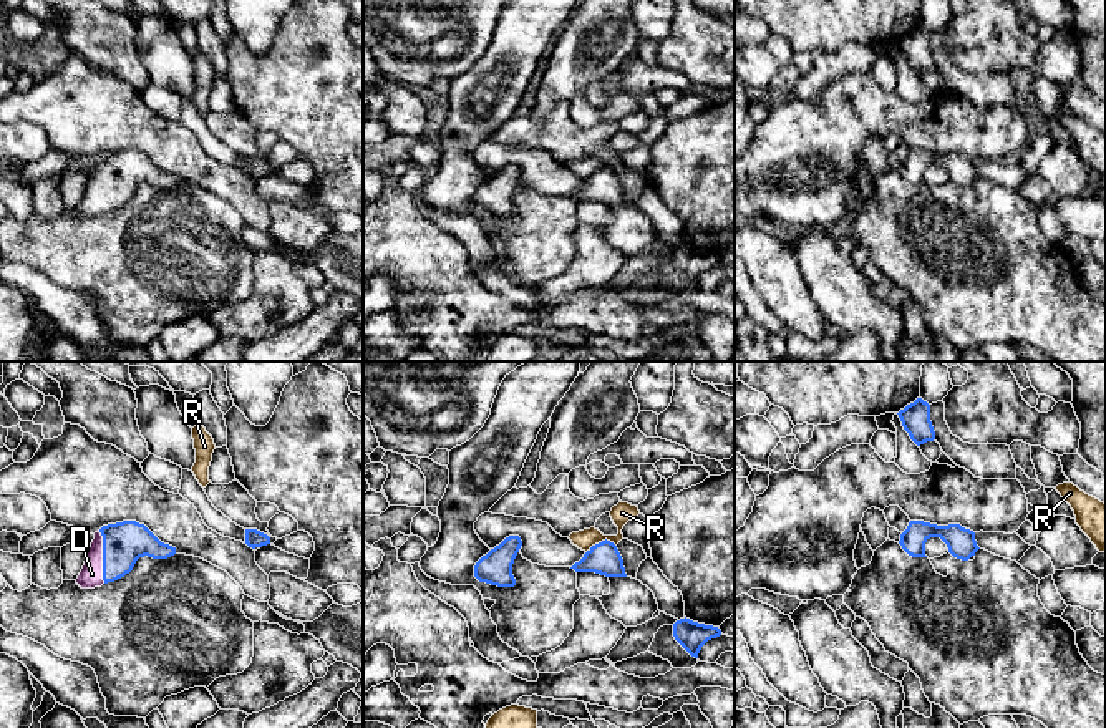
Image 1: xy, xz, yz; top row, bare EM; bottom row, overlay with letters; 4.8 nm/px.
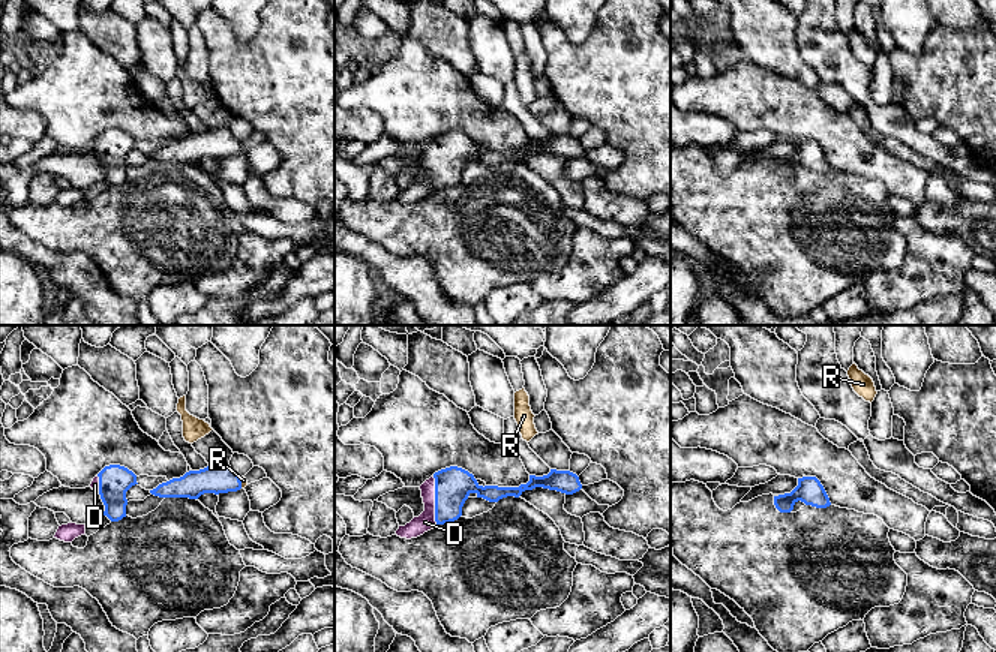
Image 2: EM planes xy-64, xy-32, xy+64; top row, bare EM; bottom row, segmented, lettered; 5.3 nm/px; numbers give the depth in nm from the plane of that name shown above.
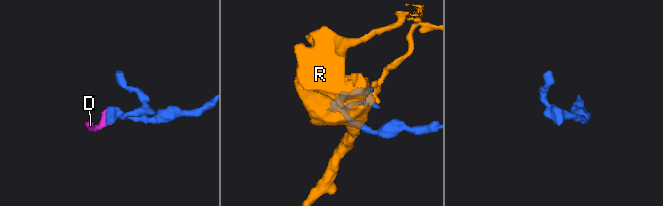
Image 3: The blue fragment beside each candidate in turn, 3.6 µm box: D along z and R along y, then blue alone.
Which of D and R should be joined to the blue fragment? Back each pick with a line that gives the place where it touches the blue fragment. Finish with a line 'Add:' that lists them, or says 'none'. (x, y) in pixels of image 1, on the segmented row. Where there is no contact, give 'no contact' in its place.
D: xy (103, 558)
Add: D

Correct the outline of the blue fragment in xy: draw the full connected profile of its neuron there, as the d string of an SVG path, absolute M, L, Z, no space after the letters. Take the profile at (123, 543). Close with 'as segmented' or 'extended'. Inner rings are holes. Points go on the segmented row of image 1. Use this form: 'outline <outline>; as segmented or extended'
outline M108 524L95 532L76 584L81 589L101 587L129 574L139 557L167 559L174 554L176 547L161 542L144 524Z; extended

